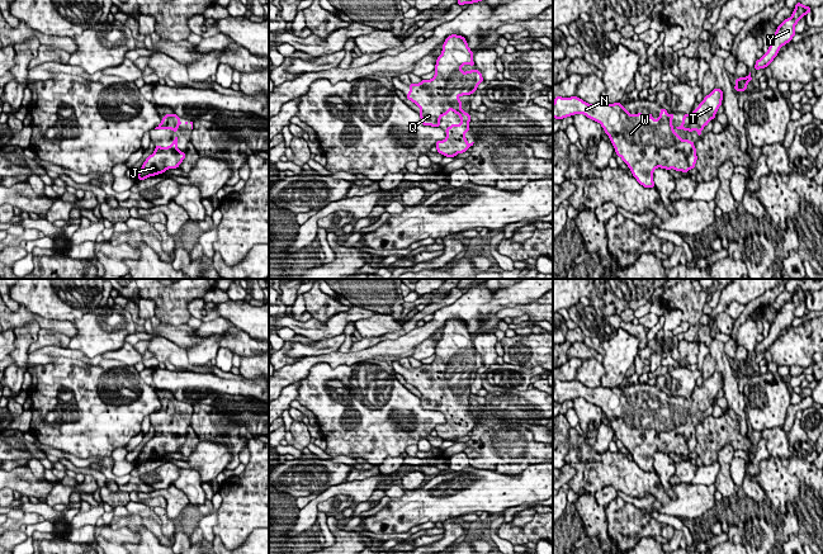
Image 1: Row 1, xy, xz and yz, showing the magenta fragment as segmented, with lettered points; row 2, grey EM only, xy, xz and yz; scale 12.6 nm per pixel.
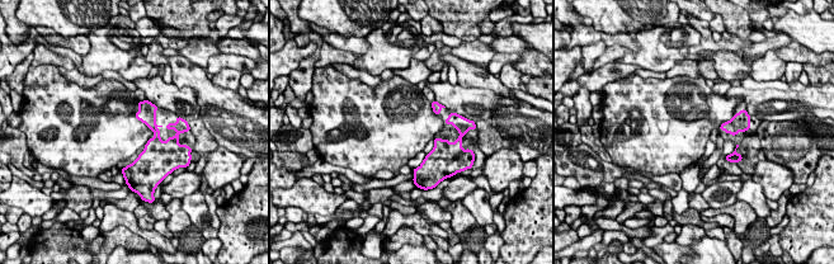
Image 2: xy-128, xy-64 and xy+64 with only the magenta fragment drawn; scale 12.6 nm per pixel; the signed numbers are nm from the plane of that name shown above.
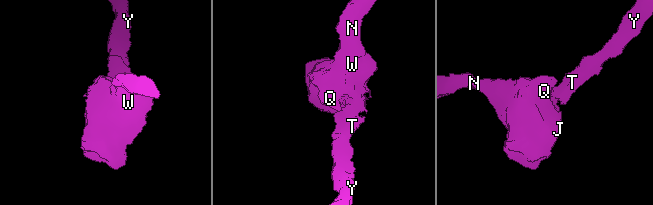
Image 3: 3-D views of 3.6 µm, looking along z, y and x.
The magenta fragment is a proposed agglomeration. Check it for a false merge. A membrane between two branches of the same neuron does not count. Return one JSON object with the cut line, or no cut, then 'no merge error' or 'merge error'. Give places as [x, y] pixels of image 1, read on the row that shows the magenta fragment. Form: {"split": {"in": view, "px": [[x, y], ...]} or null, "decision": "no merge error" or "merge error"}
{"split": null, "decision": "no merge error"}

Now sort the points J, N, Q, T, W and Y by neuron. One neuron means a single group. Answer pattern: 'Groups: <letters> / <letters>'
Groups: J N Q T W Y

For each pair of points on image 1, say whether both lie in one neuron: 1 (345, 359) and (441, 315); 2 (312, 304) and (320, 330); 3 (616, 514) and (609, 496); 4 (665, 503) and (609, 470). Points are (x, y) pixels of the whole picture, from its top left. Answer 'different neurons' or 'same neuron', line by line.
1: same neuron
2: different neurons
3: different neurons
4: same neuron

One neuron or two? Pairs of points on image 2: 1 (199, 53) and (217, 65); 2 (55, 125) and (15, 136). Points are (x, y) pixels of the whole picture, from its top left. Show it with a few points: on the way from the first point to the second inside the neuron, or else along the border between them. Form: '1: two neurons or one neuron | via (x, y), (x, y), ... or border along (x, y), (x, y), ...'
1: two neurons | border along (220, 52), (208, 60), (205, 69)
2: two neurons | border along (18, 127), (24, 135), (26, 145), (29, 150)

